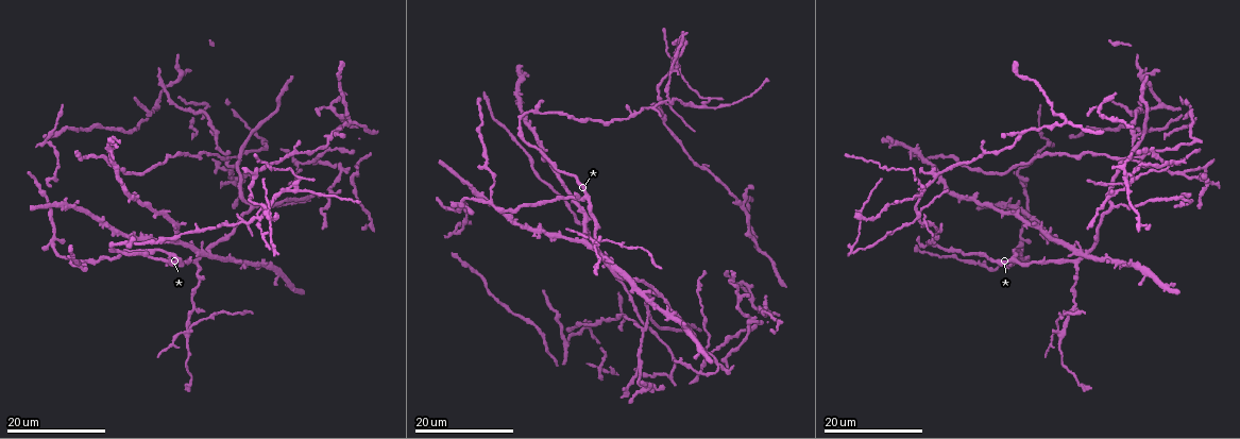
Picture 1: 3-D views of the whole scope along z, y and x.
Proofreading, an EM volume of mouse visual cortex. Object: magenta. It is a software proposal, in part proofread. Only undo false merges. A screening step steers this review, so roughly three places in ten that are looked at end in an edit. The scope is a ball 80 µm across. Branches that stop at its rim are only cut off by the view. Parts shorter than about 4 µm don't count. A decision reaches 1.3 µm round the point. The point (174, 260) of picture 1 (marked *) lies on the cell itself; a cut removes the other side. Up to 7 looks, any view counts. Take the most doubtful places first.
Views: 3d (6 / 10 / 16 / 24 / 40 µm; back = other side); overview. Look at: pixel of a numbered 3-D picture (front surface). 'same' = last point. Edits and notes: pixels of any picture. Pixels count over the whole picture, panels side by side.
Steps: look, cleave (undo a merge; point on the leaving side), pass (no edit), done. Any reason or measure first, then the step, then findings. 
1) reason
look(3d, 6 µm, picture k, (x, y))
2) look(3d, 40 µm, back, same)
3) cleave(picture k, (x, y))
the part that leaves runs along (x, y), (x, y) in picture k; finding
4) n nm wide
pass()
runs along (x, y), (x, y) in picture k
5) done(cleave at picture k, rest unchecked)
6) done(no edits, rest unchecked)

four arms meet
look(3d, 24 µm, picture 1, (1058, 329))

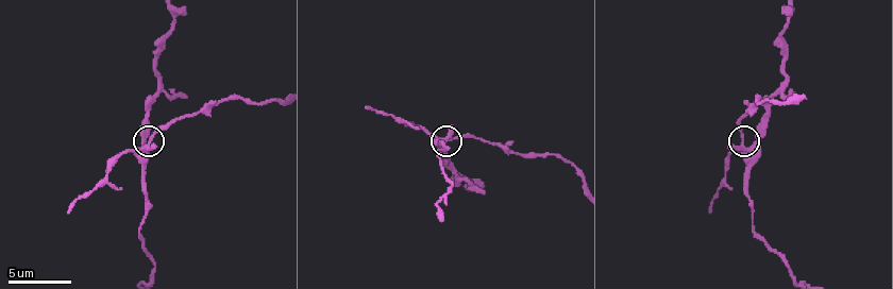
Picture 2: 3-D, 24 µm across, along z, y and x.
look(3d, 10 µm, picture 2, (743, 147))

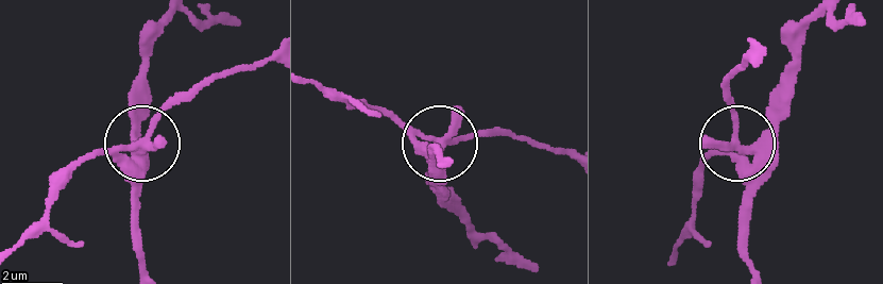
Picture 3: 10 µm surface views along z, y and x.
cleave(picture 3, (105, 153))
two cells meet here

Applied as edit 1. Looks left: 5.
looks like a crossing
look(3d, 24 µm, picture 1, (915, 219))

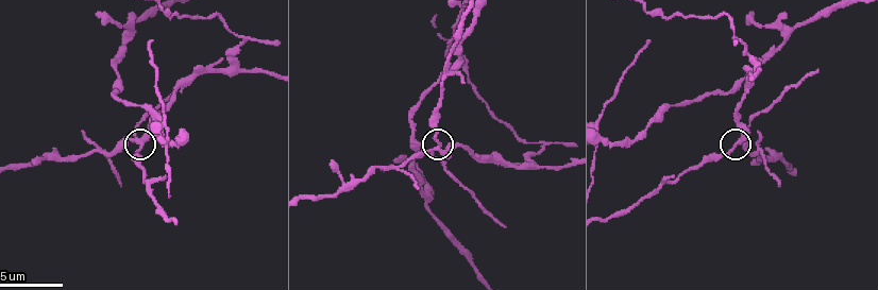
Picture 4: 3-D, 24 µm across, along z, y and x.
look(3d, 6 µm, picture 4, (142, 142))

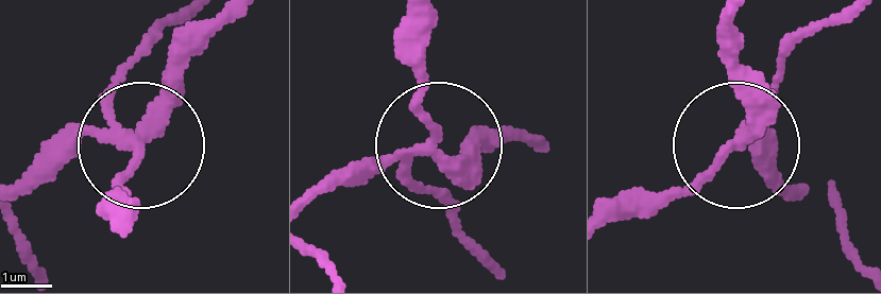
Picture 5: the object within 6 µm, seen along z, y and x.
240 nm wide
cleave(picture 5, (118, 79))
two cells meet here

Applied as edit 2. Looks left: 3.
look(overview)

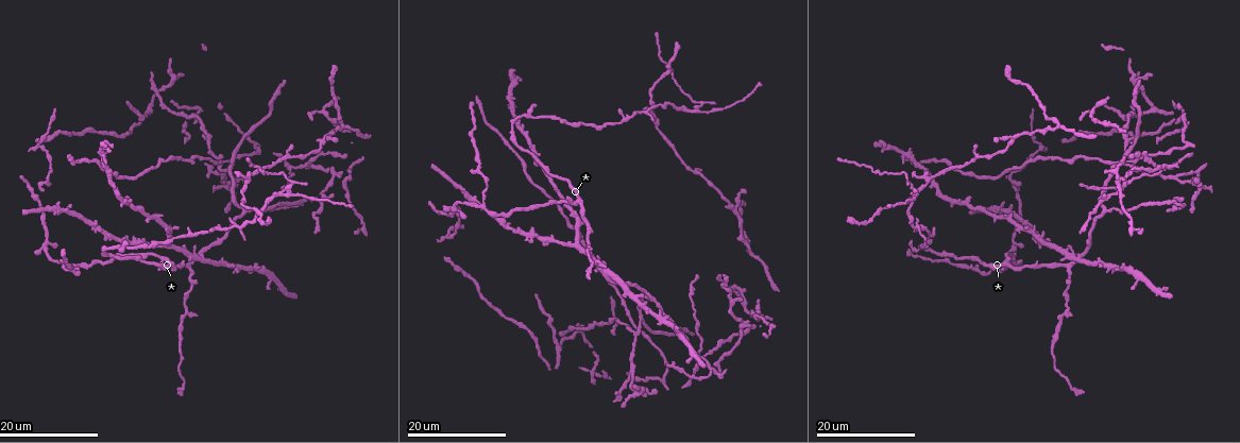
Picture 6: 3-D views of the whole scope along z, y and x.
three arms meet
look(3d, 16 µm, picture 6, (292, 183))

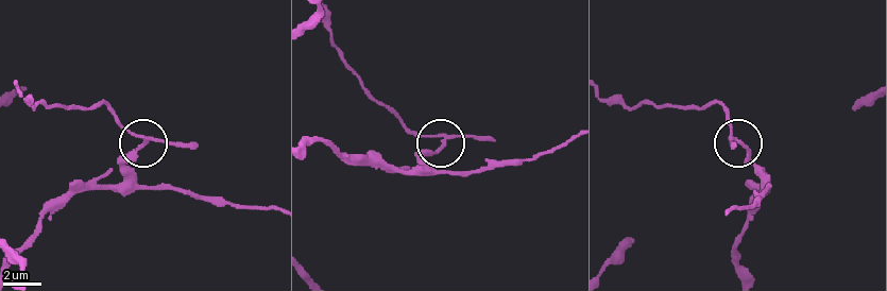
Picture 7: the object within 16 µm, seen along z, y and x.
zoom in
look(3d, 6 µm, picture 7, (142, 145))

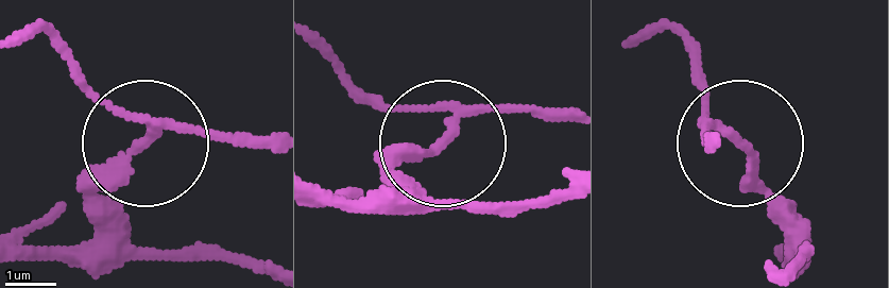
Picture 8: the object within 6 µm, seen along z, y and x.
3 arms
cleave(picture 8, (102, 101))
the part that leaves runs along (165, 123), (131, 119), (54, 47), (17, 34) in picture 8; a second cell is stuck on

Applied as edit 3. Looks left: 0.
done(cleave at picture 3, cleave at picture 5, cleave at picture 8, rest unchecked)

